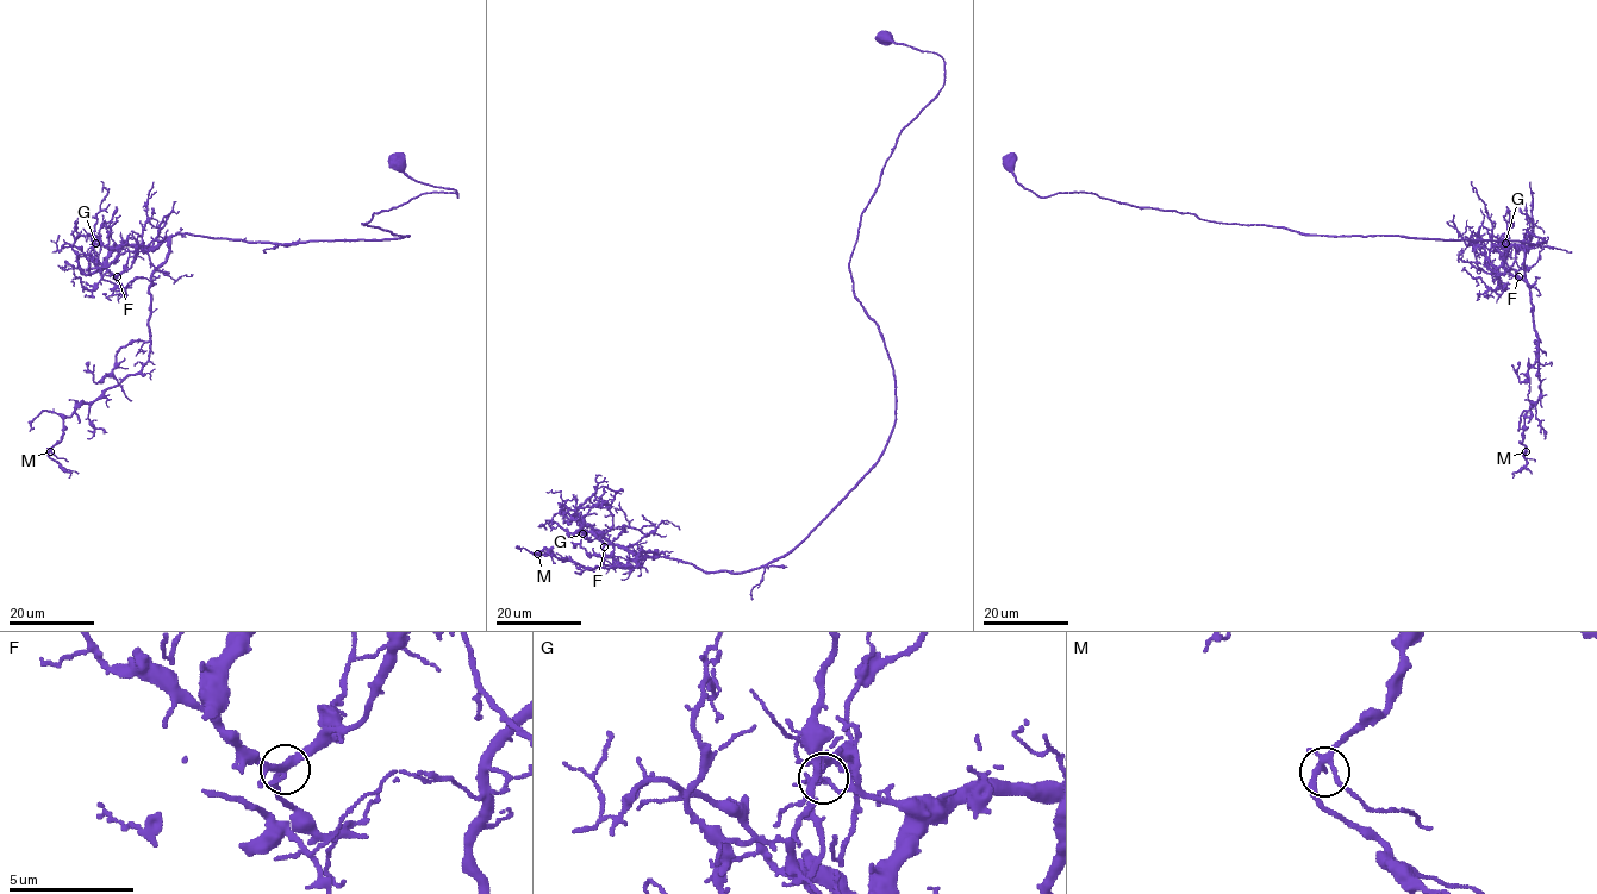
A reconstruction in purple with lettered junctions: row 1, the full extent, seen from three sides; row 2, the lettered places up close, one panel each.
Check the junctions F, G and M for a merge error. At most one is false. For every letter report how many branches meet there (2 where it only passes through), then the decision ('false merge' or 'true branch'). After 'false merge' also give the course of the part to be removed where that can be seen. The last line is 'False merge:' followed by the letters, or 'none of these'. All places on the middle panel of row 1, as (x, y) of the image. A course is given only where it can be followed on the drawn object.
F: 3 branches meet; true branch
G: 2 branches meet; false merge; foreign part runs (581, 533), (592, 539), (603, 535)
M: 3 branches meet; true branch
False merge: G

